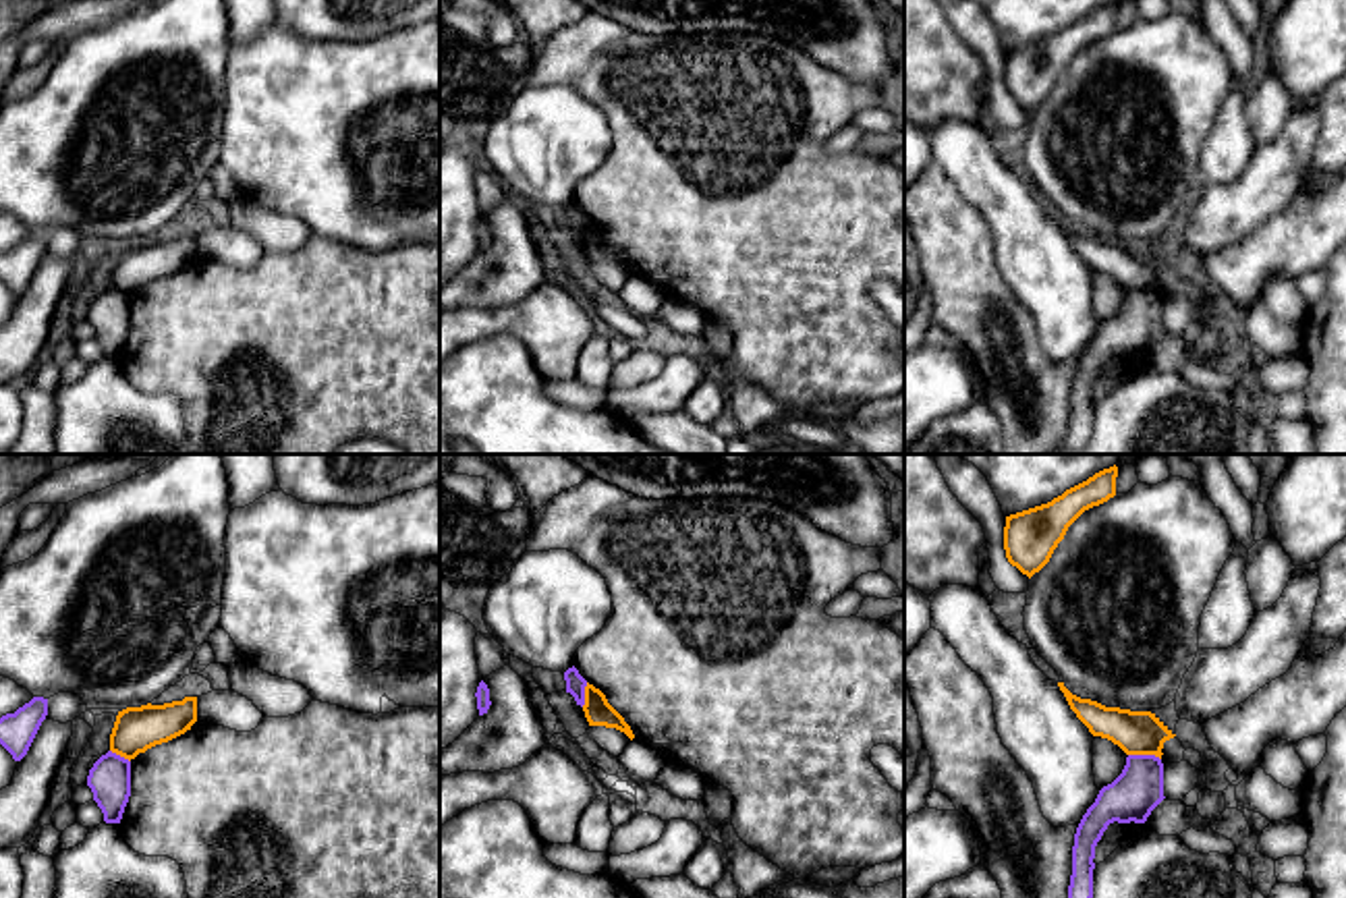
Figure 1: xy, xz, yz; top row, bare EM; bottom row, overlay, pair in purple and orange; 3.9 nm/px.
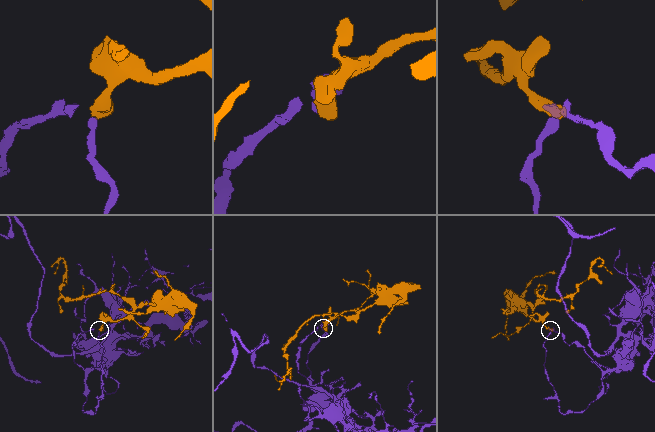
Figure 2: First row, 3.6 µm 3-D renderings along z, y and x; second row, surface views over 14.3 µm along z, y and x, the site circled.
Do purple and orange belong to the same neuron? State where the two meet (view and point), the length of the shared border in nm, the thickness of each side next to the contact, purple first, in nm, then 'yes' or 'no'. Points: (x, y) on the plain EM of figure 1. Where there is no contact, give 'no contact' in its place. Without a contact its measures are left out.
contact yz (1145, 291); length 130 nm; calibres 190 and 180 nm; no

